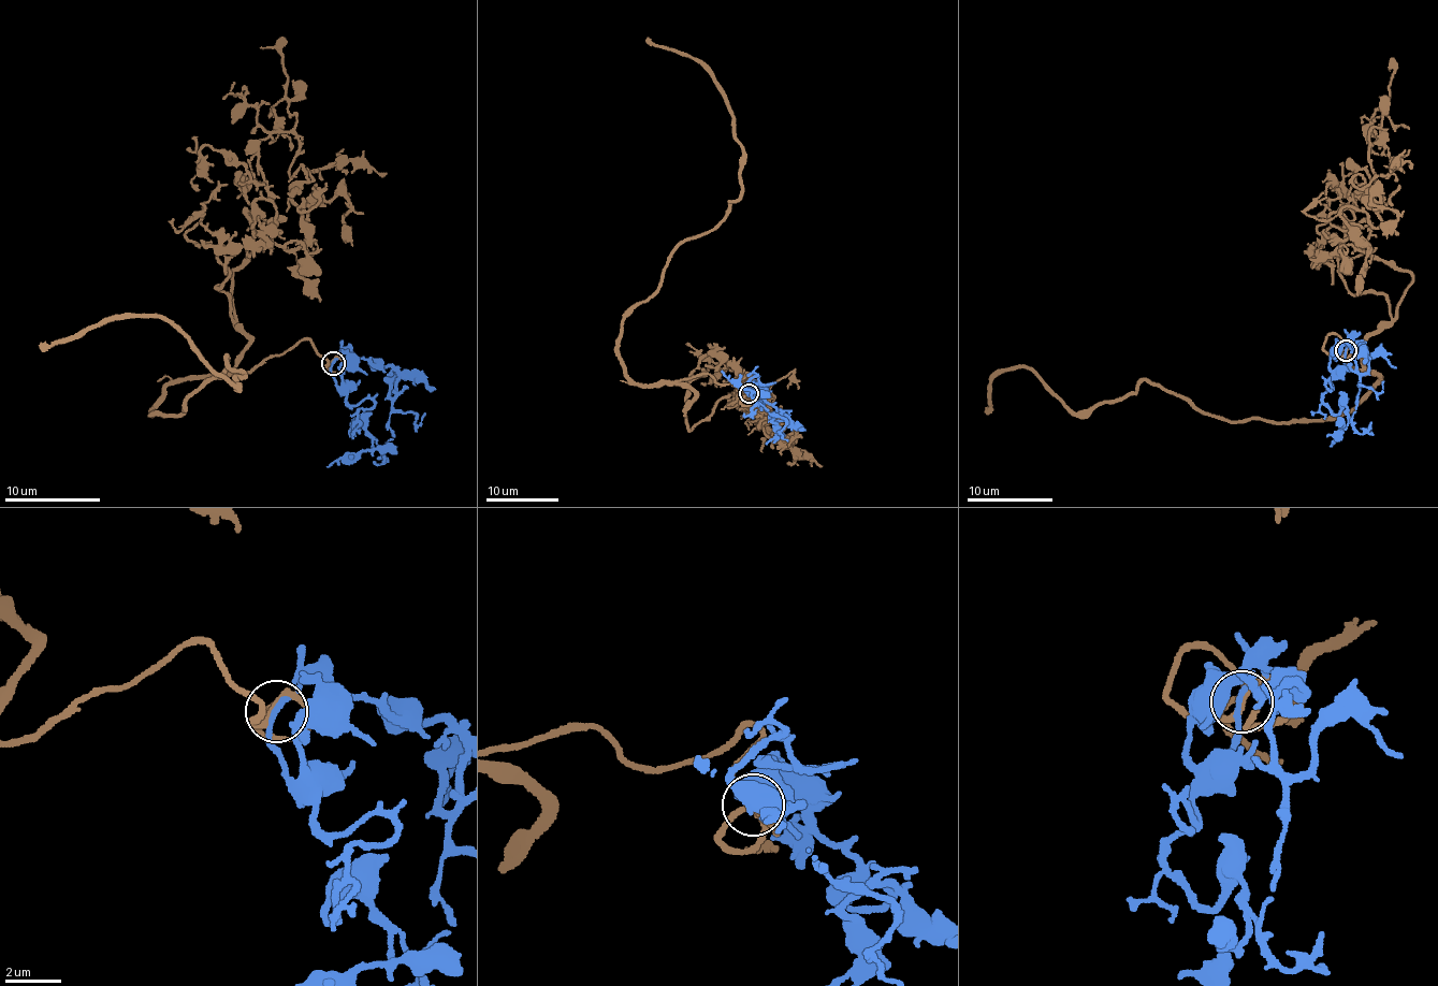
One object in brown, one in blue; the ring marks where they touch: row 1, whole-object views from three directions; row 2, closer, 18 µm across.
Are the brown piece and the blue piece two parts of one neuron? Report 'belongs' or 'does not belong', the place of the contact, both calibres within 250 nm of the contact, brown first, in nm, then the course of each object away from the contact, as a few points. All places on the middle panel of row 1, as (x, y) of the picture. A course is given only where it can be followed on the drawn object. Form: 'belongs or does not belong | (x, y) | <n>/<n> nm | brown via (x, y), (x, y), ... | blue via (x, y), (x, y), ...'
belongs | (749, 393) | 180/240 nm | brown via (749, 393), (749, 373), (638, 385), (619, 352), (667, 259), (726, 217), (743, 159), (724, 90), (645, 39) | blue via (749, 393), (754, 380), (775, 408), (775, 420), (786, 416), (774, 415), (786, 422), (782, 436), (787, 440)

